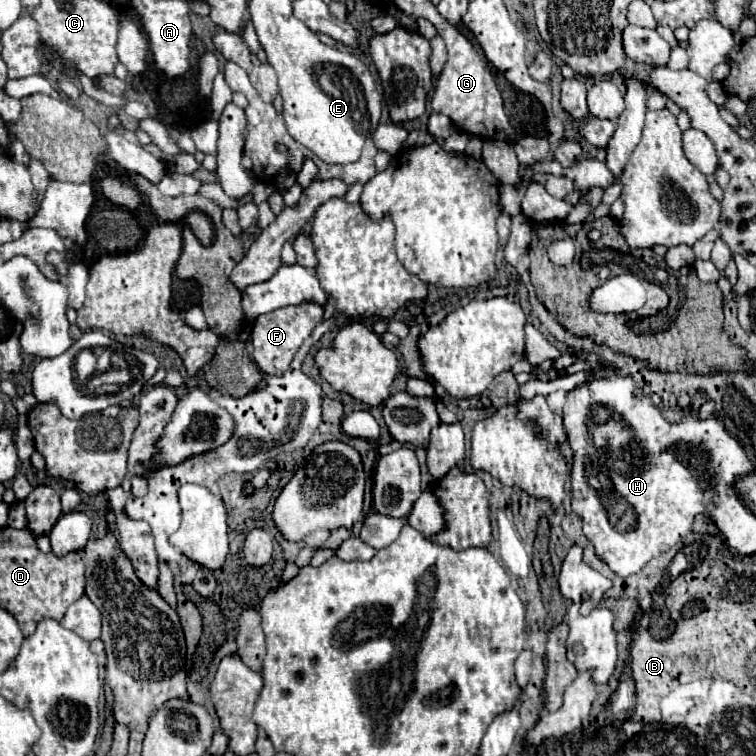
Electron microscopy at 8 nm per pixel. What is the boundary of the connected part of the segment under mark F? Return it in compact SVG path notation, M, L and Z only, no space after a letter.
M301 303L301 305L289 305L281 307L277 311L259 315L253 321L251 329L251 339L253 339L253 359L259 365L259 369L267 375L283 375L289 369L289 363L297 349L303 345L303 341L313 333L313 329L321 323L323 319L323 307L317 307L315 303Z

